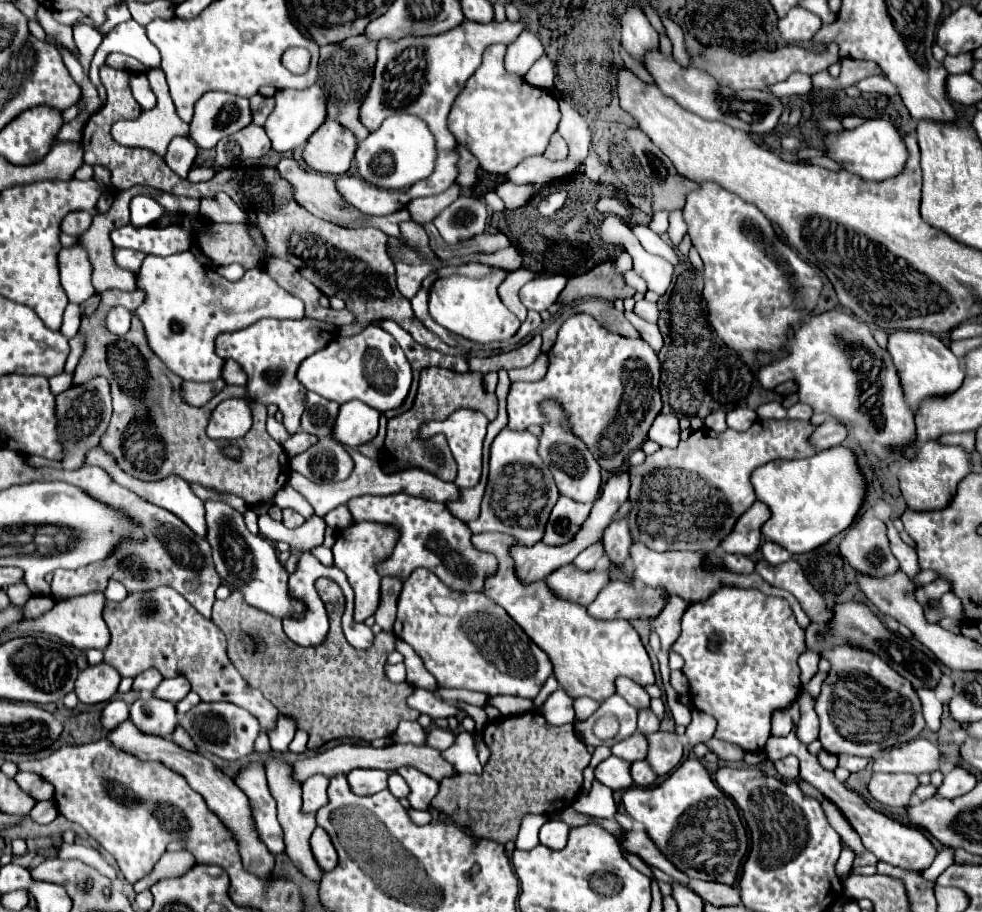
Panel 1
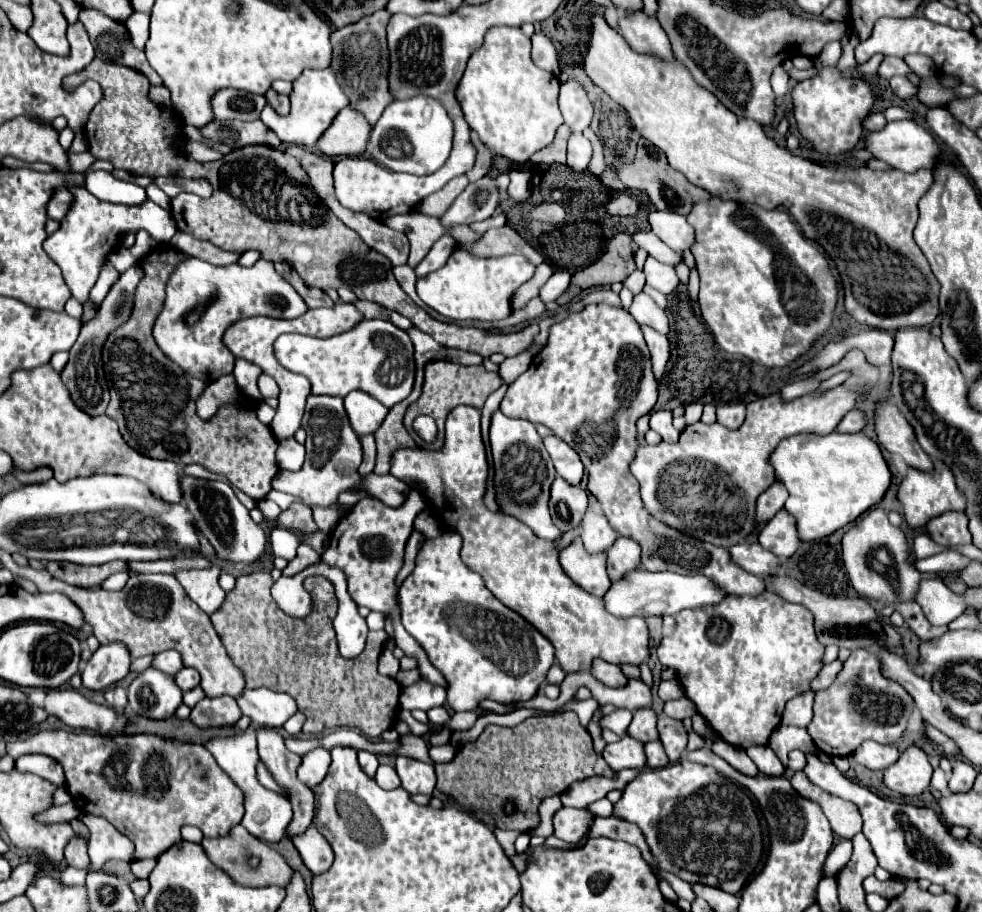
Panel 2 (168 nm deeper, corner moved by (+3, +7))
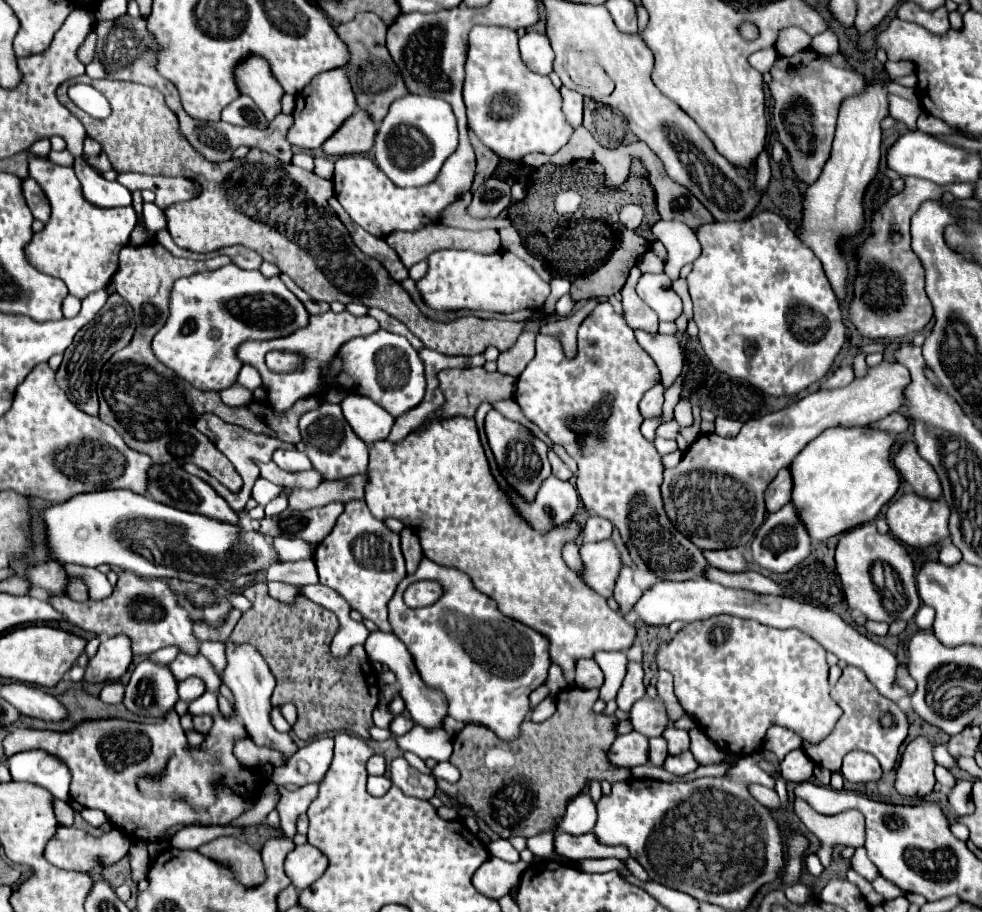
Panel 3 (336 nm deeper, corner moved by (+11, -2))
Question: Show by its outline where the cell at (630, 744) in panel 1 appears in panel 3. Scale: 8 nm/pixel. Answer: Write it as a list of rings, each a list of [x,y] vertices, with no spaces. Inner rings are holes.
[[[660,698],[638,700],[630,710],[630,720],[632,720],[634,730],[644,732],[644,736],[648,736],[648,738],[662,736],[662,732],[670,724],[664,702]]]

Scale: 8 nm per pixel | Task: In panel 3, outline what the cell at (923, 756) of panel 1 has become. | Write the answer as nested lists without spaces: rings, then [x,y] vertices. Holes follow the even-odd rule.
[[[854,750],[844,758],[842,776],[854,784],[872,782],[872,780],[880,780],[882,768],[880,768],[880,762],[872,754],[866,754],[862,750]]]

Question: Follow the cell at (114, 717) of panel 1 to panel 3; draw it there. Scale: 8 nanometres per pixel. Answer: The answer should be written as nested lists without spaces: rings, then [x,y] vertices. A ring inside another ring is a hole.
[[[108,682],[108,684],[104,684],[100,698],[108,704],[118,704],[124,698],[124,686],[120,682]]]

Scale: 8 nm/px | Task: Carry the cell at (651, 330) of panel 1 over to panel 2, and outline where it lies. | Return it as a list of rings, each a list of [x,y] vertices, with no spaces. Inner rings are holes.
[[[640,325],[642,333],[644,333],[644,339],[648,343],[648,349],[652,353],[652,365],[654,365],[654,375],[660,383],[662,375],[664,375],[664,369],[666,369],[666,361],[670,357],[670,345],[668,345],[668,339],[666,335],[658,333],[656,329],[648,327],[648,325]]]

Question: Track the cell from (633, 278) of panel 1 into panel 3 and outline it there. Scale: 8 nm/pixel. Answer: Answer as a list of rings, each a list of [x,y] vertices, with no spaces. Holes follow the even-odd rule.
[[[648,250],[646,256],[638,260],[638,268],[640,268],[642,272],[662,272],[662,270],[664,270],[664,264],[660,262],[660,258],[654,256],[652,250]]]

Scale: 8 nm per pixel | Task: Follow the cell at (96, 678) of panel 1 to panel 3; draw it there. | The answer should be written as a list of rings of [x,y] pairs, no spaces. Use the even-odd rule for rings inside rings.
[[[118,634],[106,638],[96,656],[90,658],[84,678],[88,682],[114,682],[128,670],[132,656],[132,642],[128,636]]]

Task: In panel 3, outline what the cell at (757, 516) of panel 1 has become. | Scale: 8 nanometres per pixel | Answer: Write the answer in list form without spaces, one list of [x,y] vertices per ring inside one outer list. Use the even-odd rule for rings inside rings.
[[[786,466],[778,472],[778,476],[770,482],[766,490],[766,510],[776,512],[790,500],[792,500],[792,474],[790,468]]]

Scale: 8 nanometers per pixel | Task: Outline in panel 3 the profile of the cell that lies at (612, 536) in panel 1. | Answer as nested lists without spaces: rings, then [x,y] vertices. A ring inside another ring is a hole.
[[[624,566],[622,572],[620,572],[620,580],[616,582],[616,588],[614,588],[614,598],[616,598],[618,606],[620,606],[622,616],[632,612],[634,604],[640,600],[640,594],[642,594],[642,590],[634,584],[632,570],[628,566]]]

